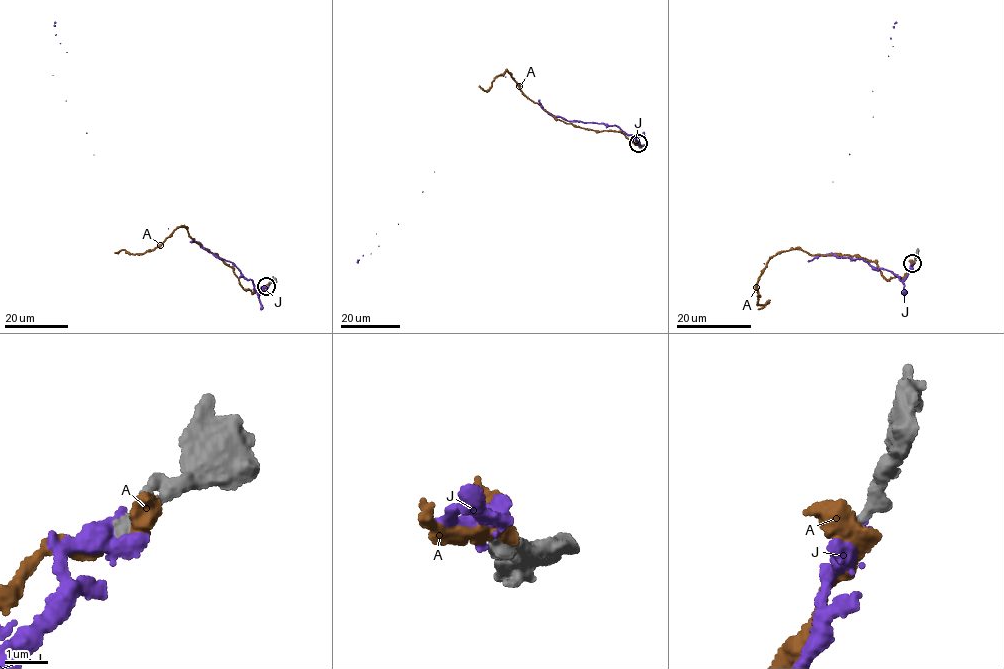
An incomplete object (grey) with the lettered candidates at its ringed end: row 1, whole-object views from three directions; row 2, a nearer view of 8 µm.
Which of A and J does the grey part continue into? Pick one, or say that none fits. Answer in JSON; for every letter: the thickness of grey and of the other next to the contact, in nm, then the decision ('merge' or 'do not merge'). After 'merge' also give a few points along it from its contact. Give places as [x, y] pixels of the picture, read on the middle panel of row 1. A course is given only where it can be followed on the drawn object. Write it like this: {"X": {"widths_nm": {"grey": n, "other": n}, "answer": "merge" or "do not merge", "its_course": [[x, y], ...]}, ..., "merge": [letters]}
{"A": {"widths_nm": {"grey": 360, "other": 600}, "answer": "do not merge"}, "J": {"widths_nm": {"grey": 380, "other": 600}, "answer": "do not merge"}, "merge": []}

